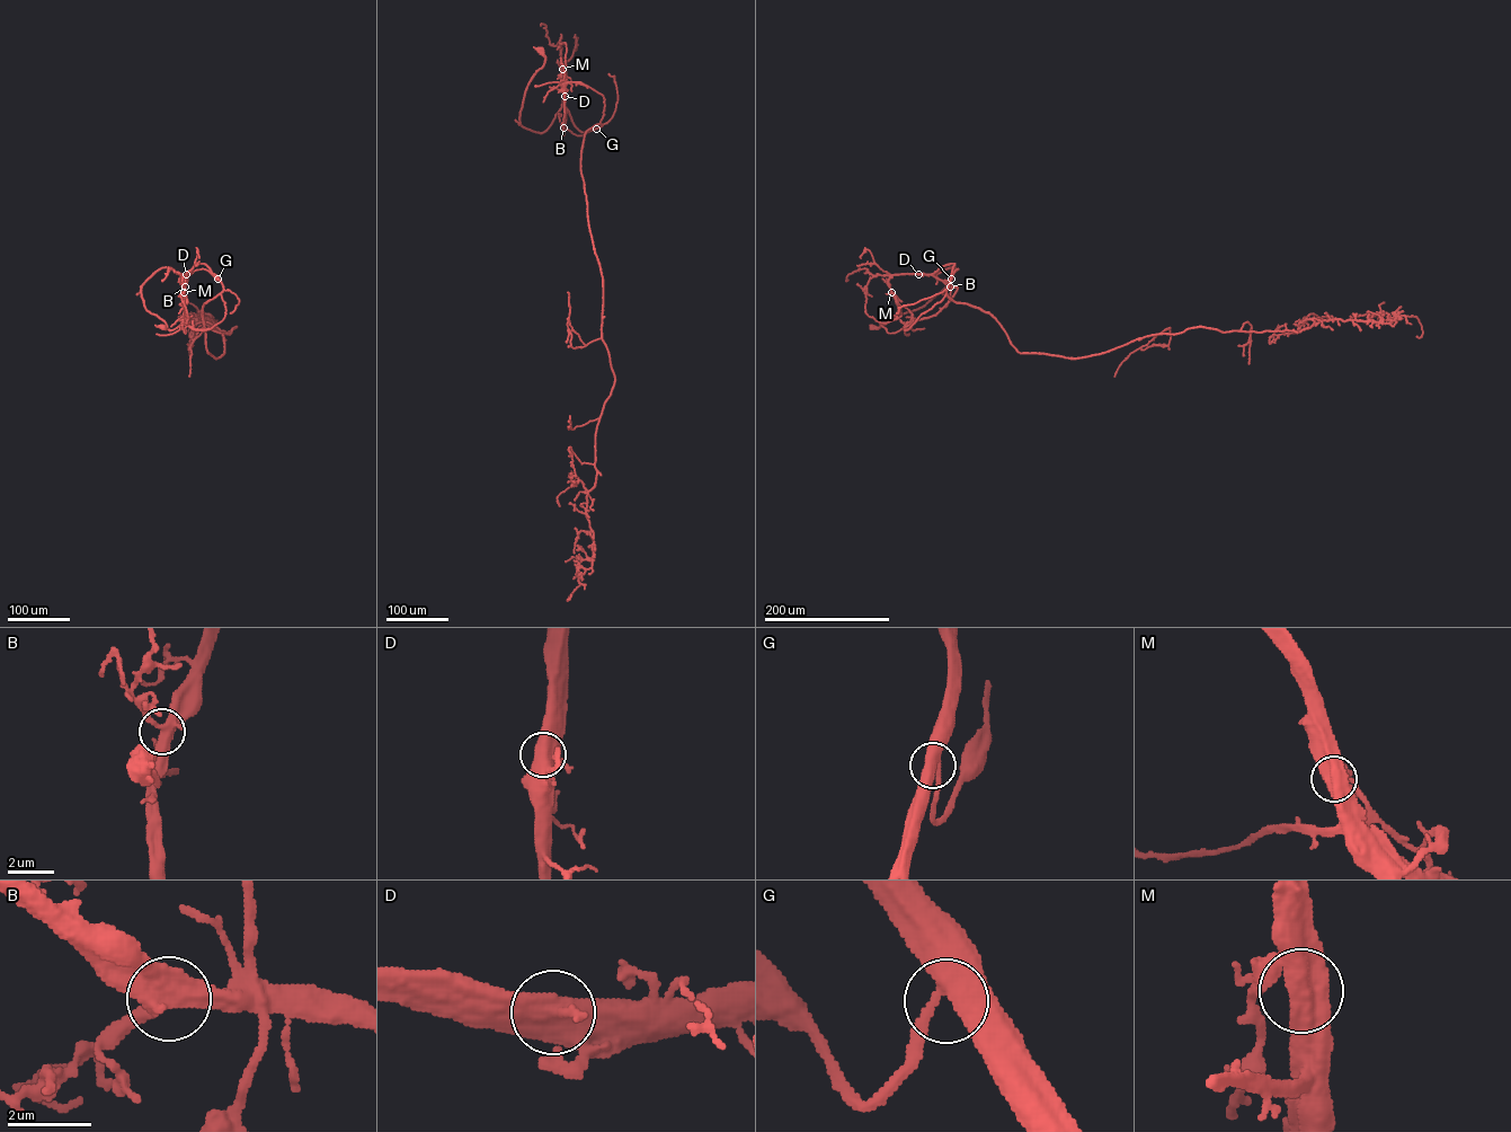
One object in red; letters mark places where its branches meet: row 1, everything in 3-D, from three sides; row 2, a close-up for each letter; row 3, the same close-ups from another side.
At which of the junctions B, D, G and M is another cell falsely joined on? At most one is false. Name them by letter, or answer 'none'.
M

